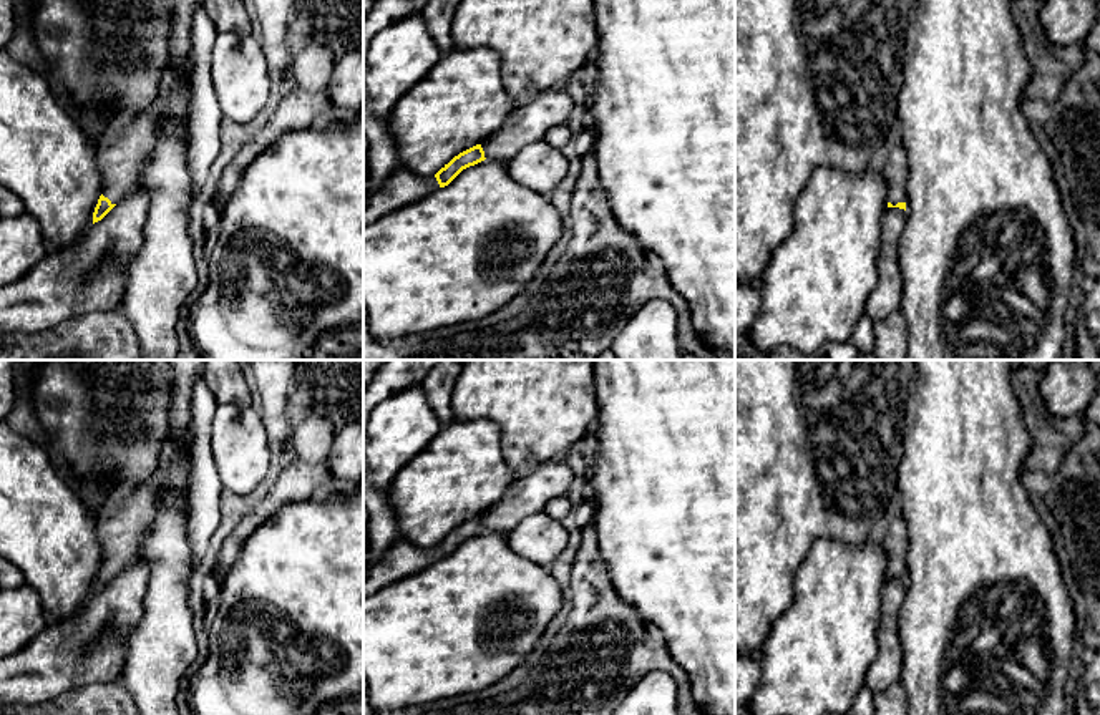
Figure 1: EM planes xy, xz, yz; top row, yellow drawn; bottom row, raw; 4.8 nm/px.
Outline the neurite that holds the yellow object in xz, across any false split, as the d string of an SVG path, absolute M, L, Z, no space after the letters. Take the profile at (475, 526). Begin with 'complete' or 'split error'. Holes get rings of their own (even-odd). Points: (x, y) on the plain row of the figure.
split error | M476 516L445 536L435 547L420 549L398 537L363 579L363 599L378 592L385 586L430 567L448 557L463 541L484 533L481 516Z

